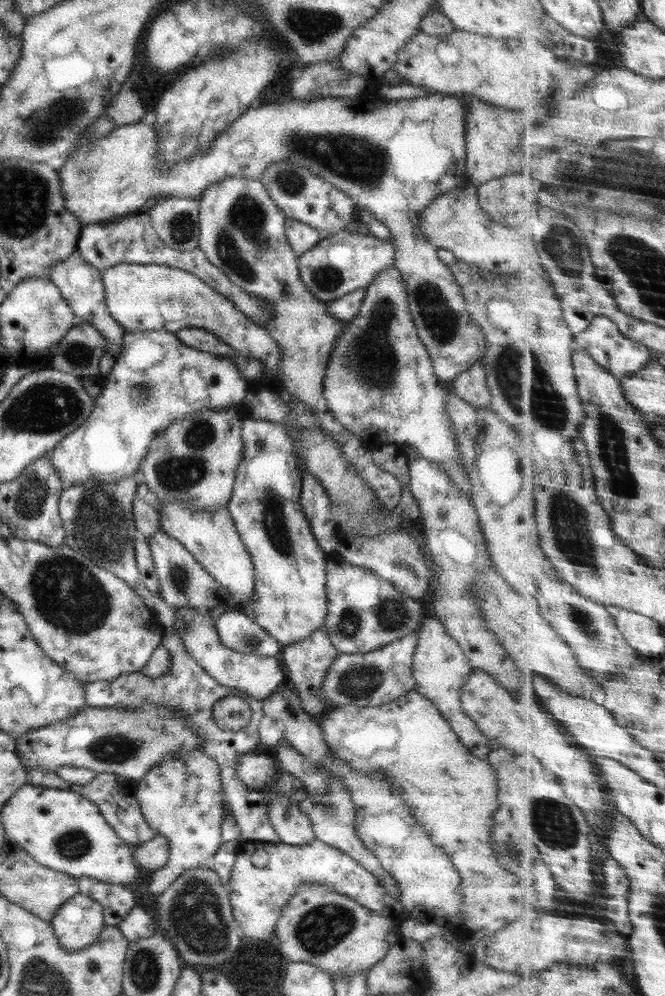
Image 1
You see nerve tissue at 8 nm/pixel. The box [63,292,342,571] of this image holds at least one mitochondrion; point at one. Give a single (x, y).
(100, 527)

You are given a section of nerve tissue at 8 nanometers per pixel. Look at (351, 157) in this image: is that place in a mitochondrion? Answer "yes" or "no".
yes

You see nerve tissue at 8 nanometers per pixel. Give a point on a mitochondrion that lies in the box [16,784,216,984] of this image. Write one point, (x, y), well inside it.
(73, 844)

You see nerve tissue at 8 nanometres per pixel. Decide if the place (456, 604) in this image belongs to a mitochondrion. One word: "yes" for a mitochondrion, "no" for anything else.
no

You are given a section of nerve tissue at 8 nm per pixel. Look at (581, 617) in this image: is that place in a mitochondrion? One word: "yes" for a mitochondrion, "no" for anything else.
yes

